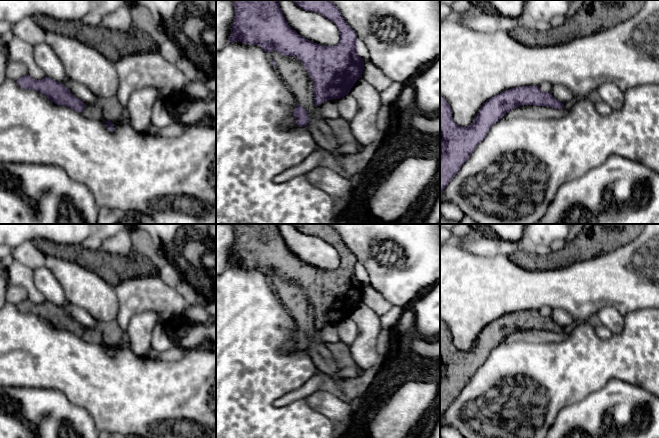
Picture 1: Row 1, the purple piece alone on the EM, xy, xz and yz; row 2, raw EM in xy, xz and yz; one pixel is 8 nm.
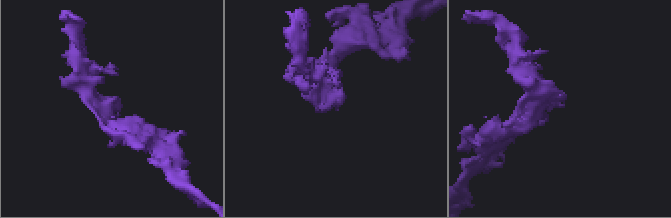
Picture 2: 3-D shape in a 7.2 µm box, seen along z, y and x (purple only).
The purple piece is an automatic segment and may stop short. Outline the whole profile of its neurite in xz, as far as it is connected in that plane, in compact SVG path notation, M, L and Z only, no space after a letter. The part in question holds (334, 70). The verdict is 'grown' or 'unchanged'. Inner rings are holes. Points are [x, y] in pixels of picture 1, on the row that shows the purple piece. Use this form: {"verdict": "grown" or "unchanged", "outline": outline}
{"verdict": "unchanged", "outline": "M232 0L235 17L228 43L238 41L259 45L266 53L277 51L283 56L301 60L314 85L314 102L320 106L327 100L348 95L356 81L362 78L364 61L357 52L358 37L343 18L337 6L330 0L292 0L303 10L317 12L330 19L340 31L340 41L335 46L323 46L303 38L287 23L278 0Z"}

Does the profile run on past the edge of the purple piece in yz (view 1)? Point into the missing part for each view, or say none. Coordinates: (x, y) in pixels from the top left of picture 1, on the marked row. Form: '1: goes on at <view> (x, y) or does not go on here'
1: does not go on here

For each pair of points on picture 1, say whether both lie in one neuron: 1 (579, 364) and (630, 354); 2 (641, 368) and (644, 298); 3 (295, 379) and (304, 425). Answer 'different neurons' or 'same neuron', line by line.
1: same neuron
2: different neurons
3: same neuron

